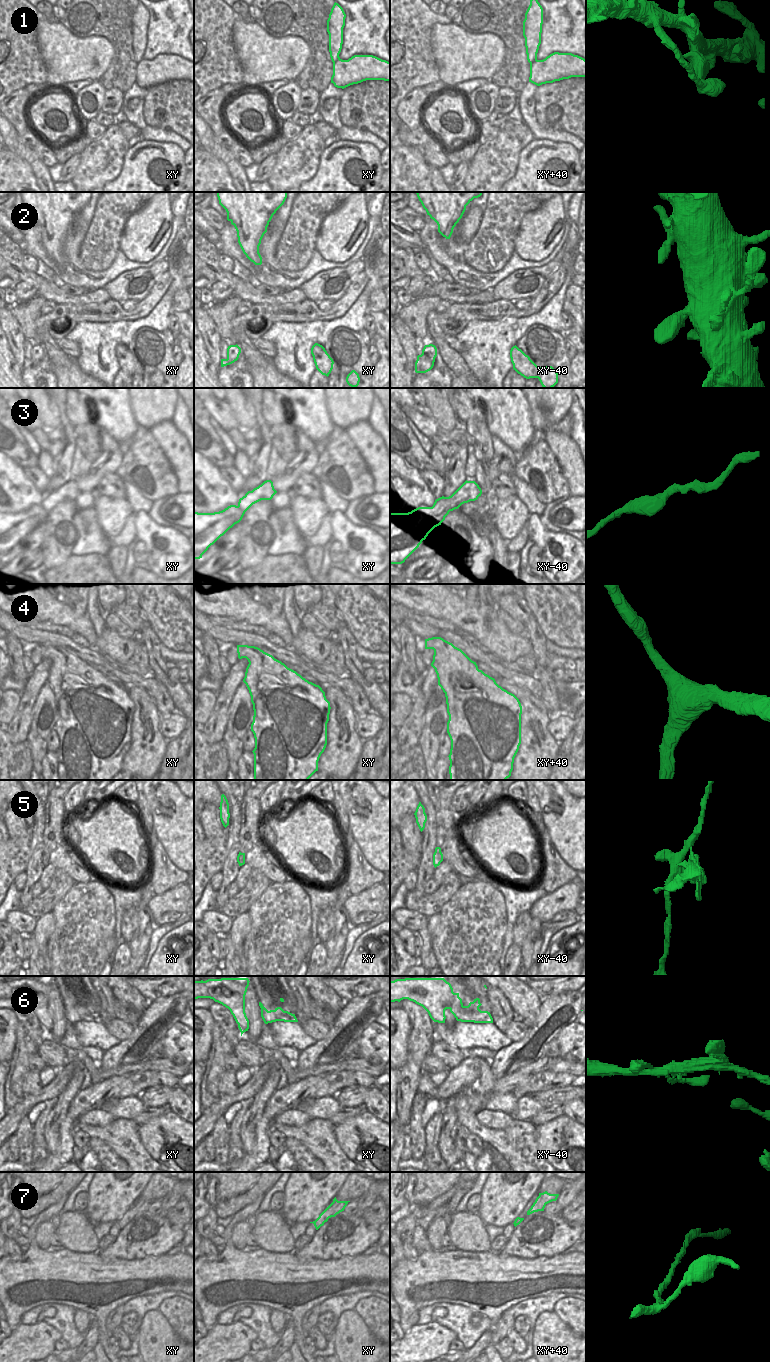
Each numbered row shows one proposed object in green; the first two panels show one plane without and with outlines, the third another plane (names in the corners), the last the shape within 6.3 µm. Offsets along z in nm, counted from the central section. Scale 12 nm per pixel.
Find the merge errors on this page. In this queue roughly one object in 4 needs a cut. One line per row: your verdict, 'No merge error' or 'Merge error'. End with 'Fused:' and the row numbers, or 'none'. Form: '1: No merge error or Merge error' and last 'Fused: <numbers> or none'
1: No merge error
2: No merge error
3: No merge error
4: No merge error
5: No merge error
6: No merge error
7: No merge error
Fused: none.

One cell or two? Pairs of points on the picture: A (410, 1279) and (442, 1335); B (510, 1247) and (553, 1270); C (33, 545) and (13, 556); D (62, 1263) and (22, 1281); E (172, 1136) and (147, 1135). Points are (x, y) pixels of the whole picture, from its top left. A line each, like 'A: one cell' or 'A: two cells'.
A: two cells
B: two cells
C: one cell
D: one cell
E: one cell

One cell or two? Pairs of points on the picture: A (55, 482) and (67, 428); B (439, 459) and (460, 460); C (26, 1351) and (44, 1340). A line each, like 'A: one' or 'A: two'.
A: one
B: two
C: one

